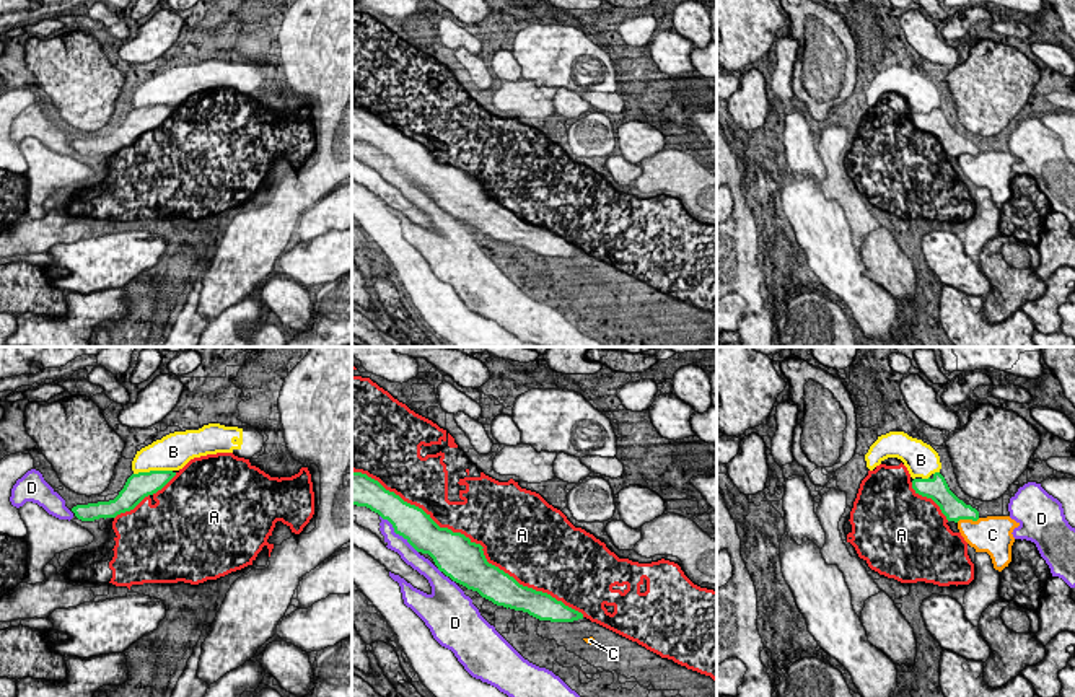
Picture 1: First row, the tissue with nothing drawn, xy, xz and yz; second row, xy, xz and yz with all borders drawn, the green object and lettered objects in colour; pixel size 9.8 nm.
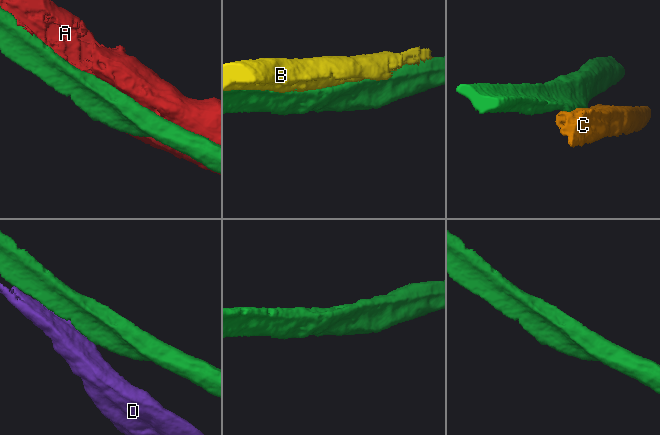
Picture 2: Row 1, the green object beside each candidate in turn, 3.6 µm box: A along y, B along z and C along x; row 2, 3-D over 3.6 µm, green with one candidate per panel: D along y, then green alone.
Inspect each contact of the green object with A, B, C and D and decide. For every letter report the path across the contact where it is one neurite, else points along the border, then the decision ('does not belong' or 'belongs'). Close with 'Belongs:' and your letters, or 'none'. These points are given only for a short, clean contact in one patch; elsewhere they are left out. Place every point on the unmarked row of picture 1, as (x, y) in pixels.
A: does not belong
B: does not belong
C: does not belong
D: does not belong
Belongs: none

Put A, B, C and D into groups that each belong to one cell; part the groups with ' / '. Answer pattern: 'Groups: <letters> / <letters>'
Groups: A / B / C / D

